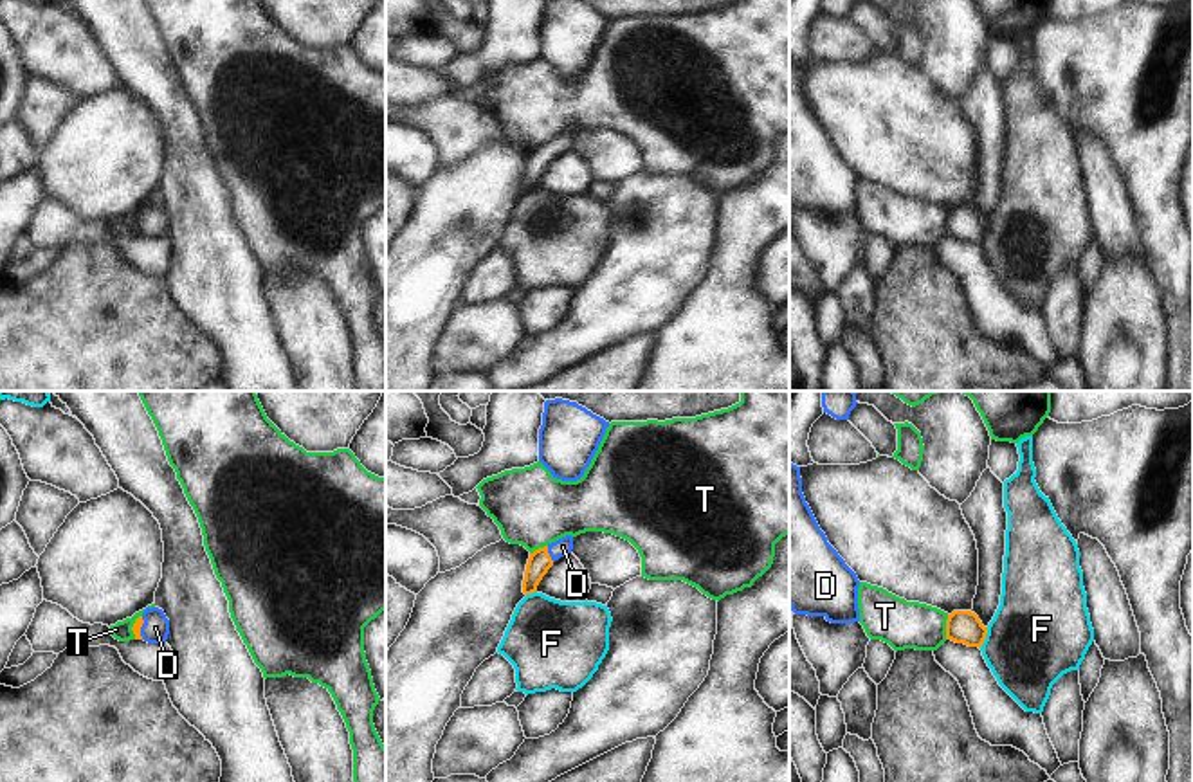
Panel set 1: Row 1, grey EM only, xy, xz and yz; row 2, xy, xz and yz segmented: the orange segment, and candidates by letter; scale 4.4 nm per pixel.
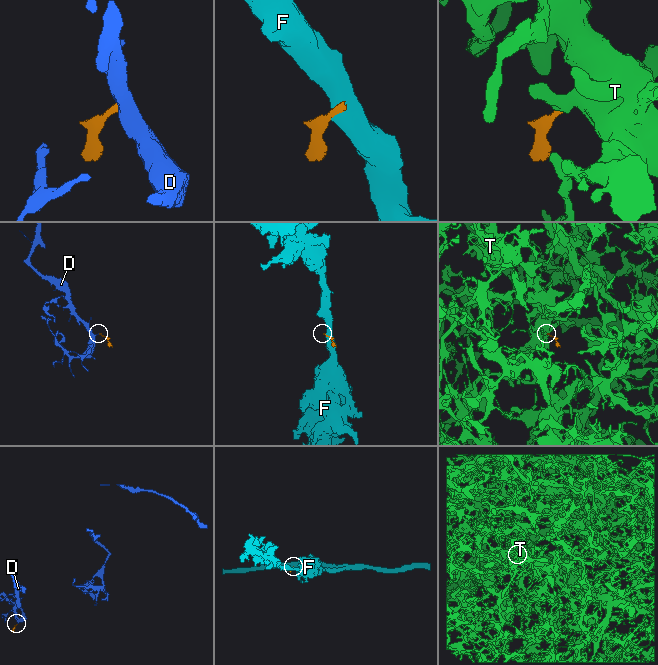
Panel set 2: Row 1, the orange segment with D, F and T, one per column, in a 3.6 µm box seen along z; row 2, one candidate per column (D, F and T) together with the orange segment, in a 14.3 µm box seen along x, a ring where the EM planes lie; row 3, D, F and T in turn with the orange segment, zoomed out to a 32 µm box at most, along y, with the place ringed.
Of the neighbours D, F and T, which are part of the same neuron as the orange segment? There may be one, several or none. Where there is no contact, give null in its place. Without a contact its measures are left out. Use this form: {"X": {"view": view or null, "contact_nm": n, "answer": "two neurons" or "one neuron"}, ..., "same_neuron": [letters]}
{"D": {"view": "xz", "contact_nm": 80, "answer": "one neuron"}, "F": {"view": "yz", "contact_nm": 100, "answer": "two neurons"}, "T": {"view": "yz", "contact_nm": 110, "answer": "two neurons"}, "same_neuron": ["D"]}

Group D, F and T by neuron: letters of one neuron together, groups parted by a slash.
D / F / T

